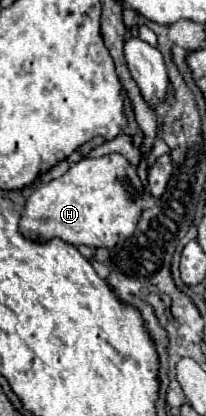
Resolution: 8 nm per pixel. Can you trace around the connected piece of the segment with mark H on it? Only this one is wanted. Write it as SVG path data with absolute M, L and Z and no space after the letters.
M109 154L101 158L83 158L57 180L49 184L41 184L25 202L25 210L19 222L21 234L35 240L35 242L49 242L53 238L61 238L73 246L91 246L91 248L113 248L117 242L127 240L133 234L139 218L141 218L141 198L143 198L143 184L137 176L137 170L121 156Z

